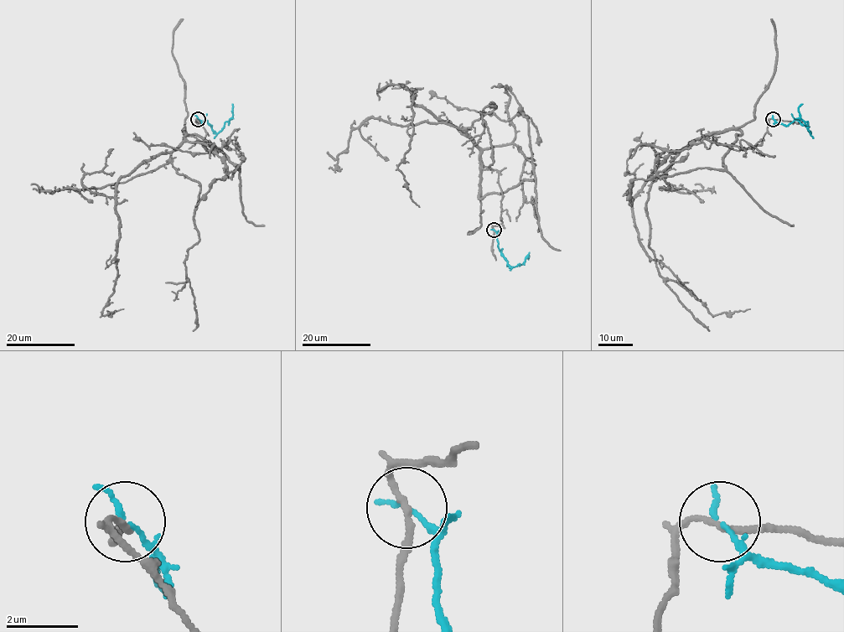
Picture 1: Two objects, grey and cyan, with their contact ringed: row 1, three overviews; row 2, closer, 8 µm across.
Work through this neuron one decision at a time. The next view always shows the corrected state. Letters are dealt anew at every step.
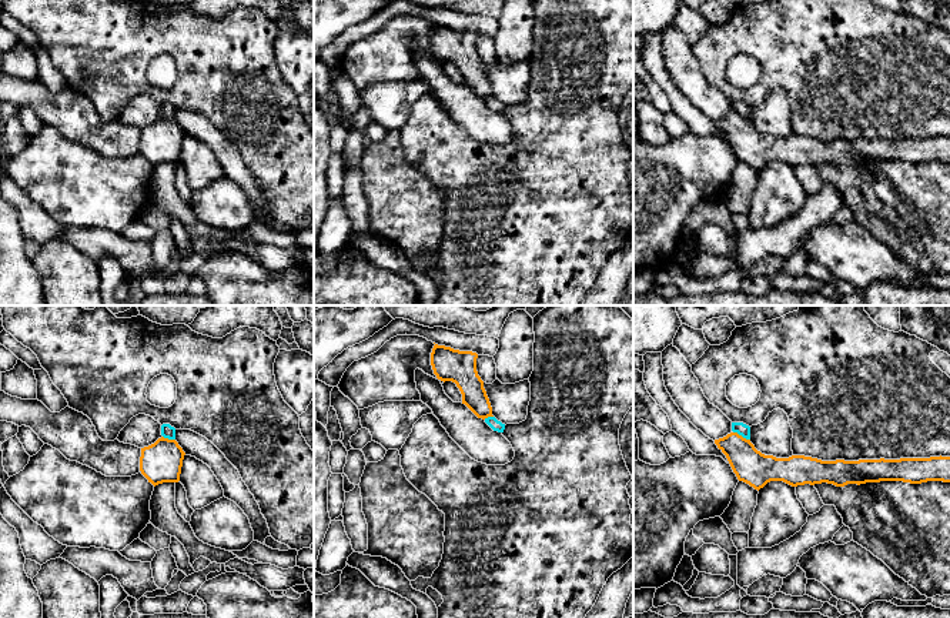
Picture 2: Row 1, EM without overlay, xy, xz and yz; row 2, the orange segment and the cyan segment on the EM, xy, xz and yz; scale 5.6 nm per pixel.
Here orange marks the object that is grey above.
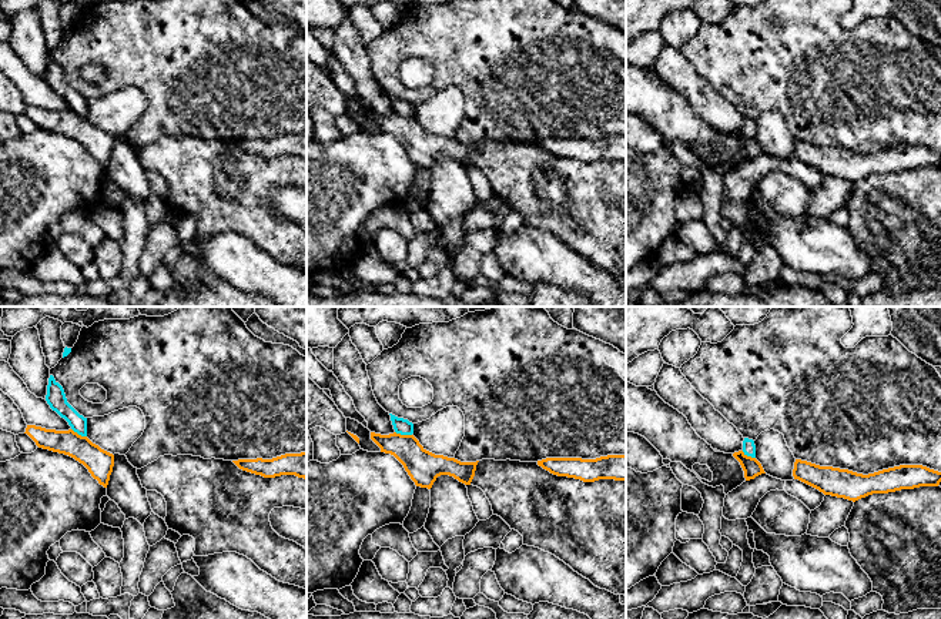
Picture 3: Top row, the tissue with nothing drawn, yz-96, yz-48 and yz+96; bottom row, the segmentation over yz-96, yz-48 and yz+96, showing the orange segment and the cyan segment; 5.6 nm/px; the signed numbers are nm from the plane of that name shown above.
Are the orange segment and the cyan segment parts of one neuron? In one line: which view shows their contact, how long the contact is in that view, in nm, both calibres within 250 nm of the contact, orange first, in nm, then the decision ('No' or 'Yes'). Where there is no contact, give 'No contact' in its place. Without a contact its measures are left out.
Touches orange in yz. Shared border 110 nm. Thickness 190 nm (orange) against 70 nm. No

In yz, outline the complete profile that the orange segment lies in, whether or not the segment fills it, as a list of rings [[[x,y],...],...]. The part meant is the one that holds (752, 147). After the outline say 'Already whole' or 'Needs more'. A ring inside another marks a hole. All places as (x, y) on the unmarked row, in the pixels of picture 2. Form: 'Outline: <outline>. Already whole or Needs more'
Outline: [[[730,113],[715,120],[717,128],[726,136],[739,161],[755,170],[770,161],[783,161],[792,167],[805,164],[866,164],[880,161],[903,161],[921,164],[927,161],[950,163],[950,137],[900,138],[900,140],[859,140],[859,141],[822,141],[805,136],[776,138],[765,136],[755,128],[750,120]]]. Already whole

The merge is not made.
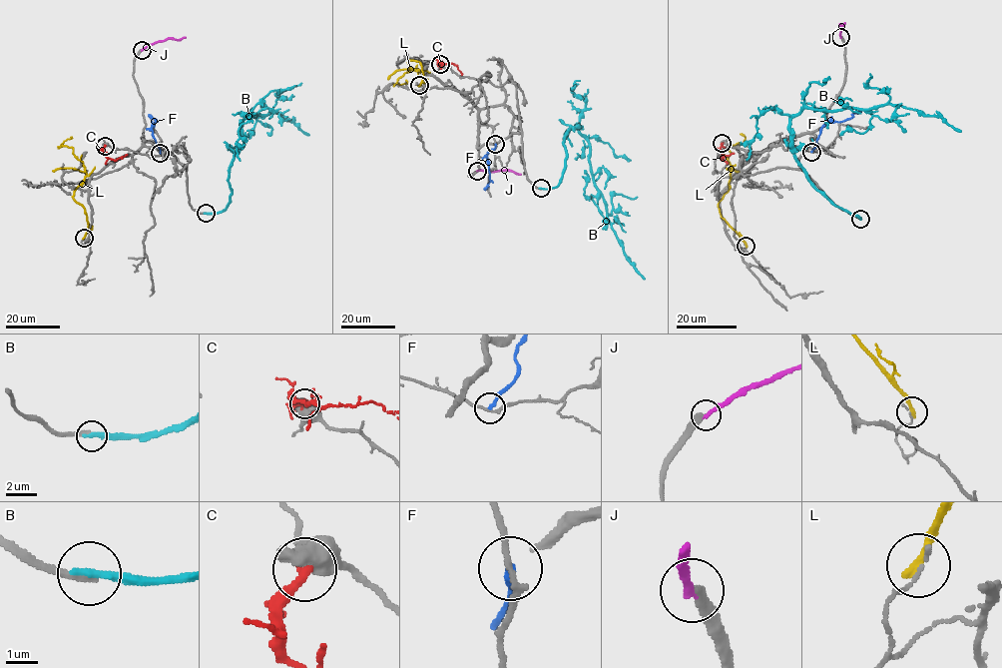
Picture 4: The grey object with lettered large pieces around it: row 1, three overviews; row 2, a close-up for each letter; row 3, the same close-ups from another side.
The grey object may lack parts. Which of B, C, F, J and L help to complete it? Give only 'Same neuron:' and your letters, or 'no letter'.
Same neuron: no letter

